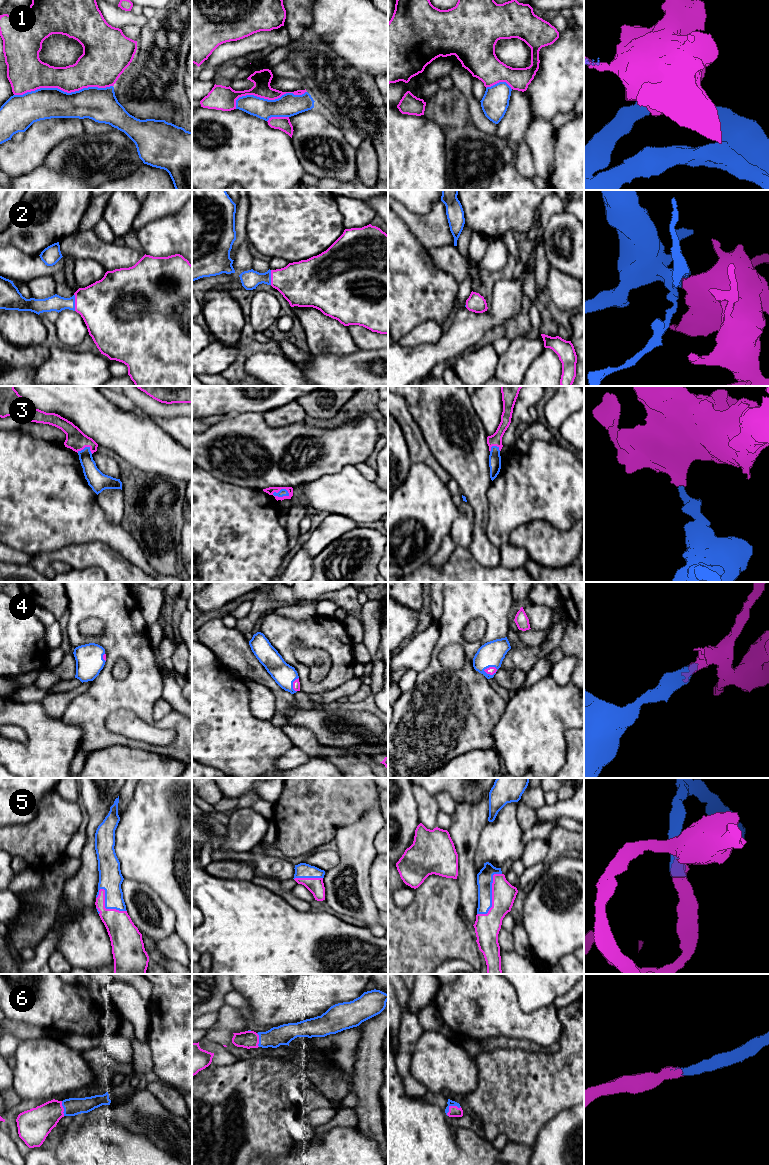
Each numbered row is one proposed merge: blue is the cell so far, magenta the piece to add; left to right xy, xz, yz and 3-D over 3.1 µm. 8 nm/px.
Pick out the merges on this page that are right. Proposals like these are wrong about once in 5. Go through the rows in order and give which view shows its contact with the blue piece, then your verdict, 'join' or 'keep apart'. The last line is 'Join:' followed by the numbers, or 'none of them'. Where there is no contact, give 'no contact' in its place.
1: meets blue in xy; join
2: meets blue in xy; join
3: meets blue in xz; keep apart
4: meets blue in yz; join
5: meets blue in yz; join
6: meets blue in yz; join
Join: 1, 2, 4, 5, 6

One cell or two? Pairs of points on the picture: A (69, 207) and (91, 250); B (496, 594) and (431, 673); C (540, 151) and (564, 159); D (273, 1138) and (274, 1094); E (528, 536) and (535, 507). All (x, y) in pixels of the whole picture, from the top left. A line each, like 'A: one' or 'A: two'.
A: two
B: one
C: two
D: one
E: two

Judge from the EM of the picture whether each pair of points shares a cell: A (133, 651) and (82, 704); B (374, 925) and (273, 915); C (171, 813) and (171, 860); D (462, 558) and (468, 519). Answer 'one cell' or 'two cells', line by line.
A: one cell
B: two cells
C: one cell
D: two cells

